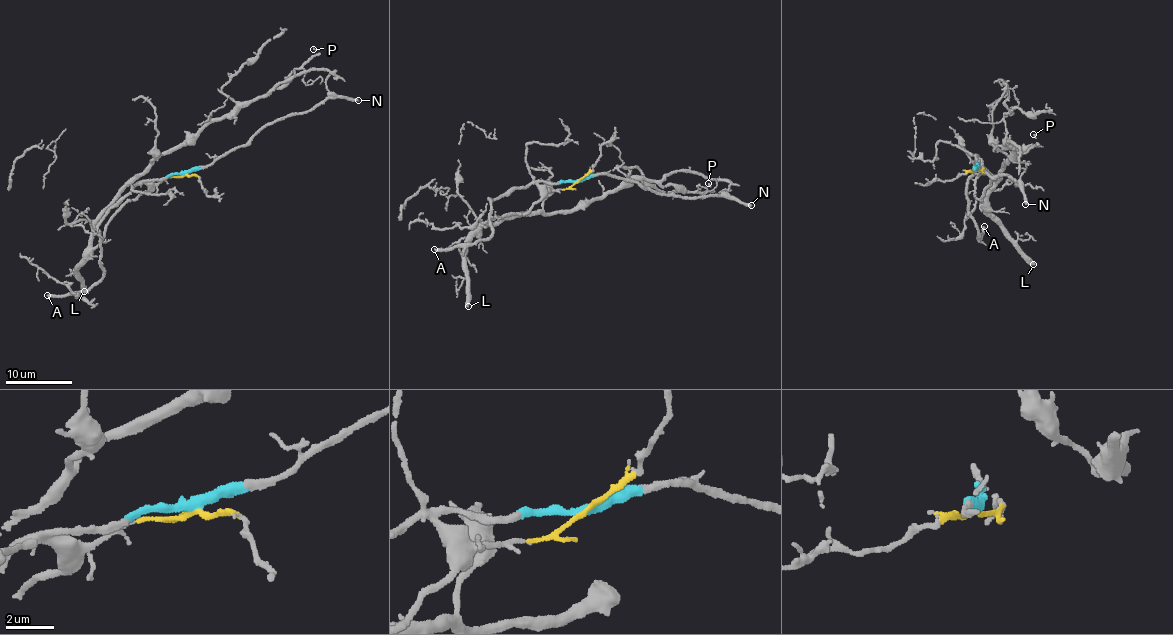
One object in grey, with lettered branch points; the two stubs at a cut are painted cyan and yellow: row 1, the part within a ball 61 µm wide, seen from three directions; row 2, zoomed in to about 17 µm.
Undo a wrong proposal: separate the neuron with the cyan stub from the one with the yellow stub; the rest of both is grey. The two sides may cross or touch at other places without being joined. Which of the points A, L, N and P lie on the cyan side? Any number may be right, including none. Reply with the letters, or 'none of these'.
A, N

